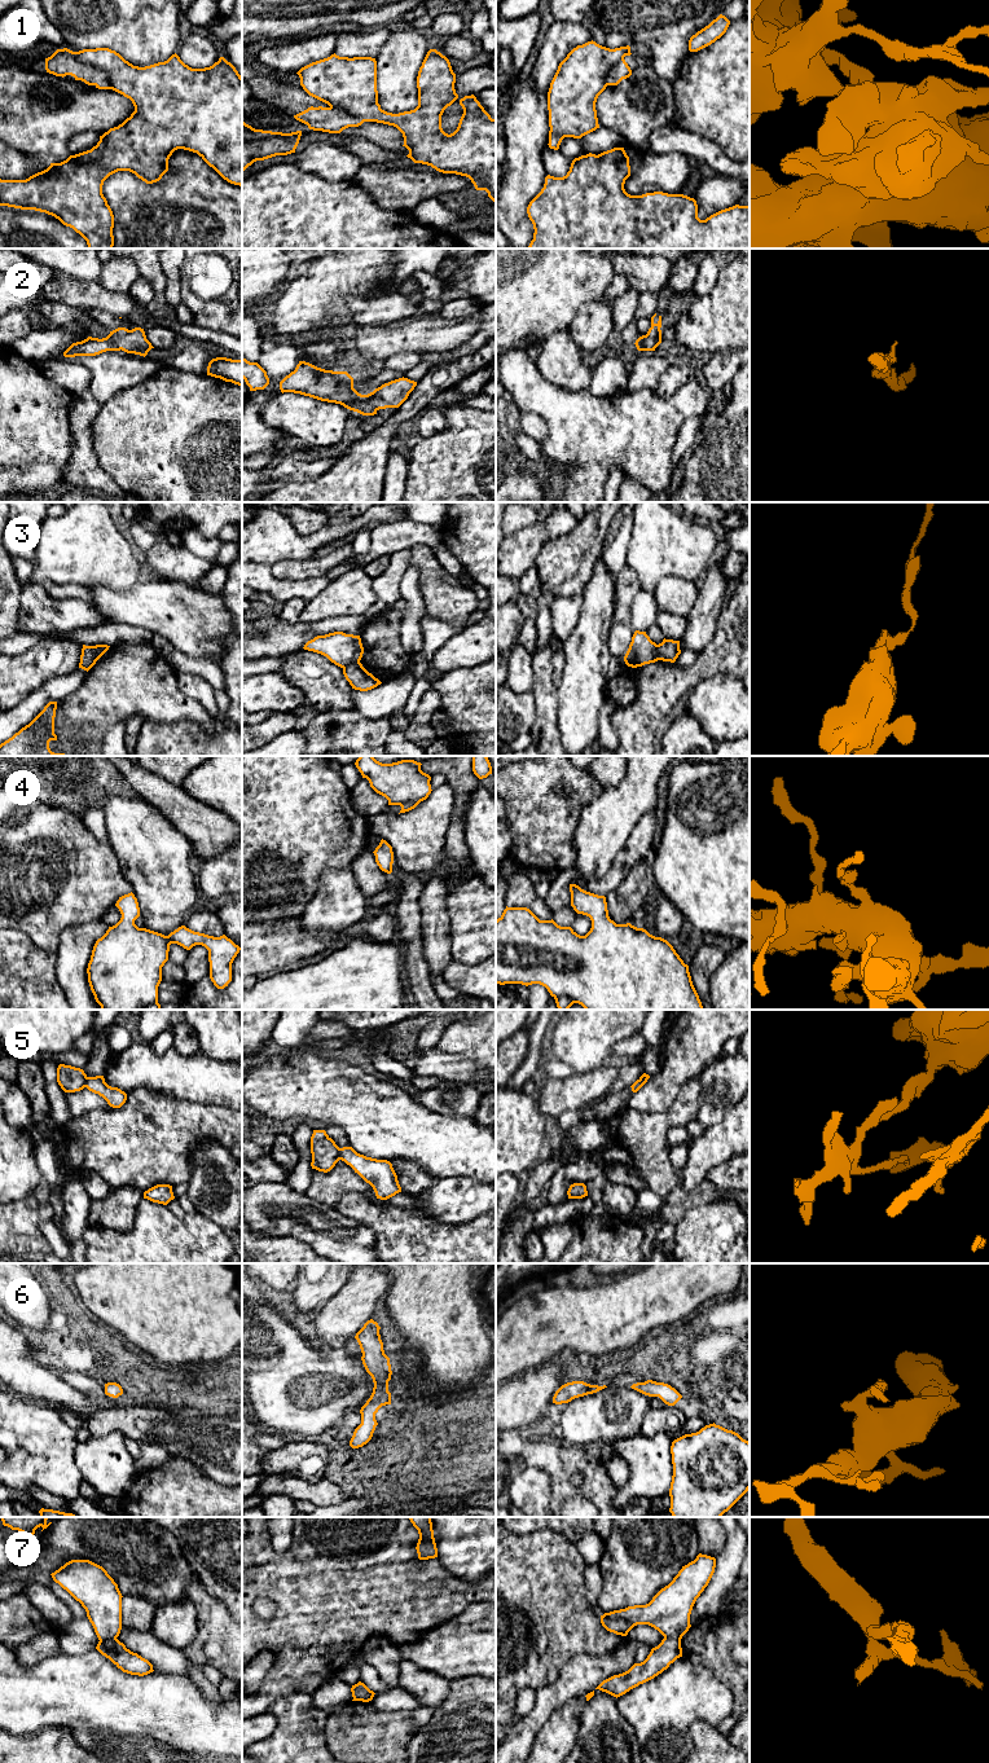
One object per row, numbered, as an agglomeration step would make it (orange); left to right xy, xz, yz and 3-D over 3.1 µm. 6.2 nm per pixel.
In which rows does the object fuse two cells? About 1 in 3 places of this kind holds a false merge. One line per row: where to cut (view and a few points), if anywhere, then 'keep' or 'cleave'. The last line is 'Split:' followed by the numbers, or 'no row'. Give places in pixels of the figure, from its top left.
1: cut in xy along (73, 52), (82, 61), (101, 69), (108, 77), (110, 88); cleave
2: no cut; keep
3: cut in xz along (359, 662), (350, 663), (343, 668); cleave
4: no cut; keep
5: cut in xz along (338, 1148), (341, 1159); cleave
6: no cut; keep
7: cut in xy along (115, 1638), (100, 1641); cleave
Split: 1, 3, 5, 7

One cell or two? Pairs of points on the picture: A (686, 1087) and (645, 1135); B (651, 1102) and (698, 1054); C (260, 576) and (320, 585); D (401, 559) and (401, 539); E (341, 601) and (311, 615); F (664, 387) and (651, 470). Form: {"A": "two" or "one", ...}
{"A": "one", "B": "one", "C": "one", "D": "two", "E": "one", "F": "two"}

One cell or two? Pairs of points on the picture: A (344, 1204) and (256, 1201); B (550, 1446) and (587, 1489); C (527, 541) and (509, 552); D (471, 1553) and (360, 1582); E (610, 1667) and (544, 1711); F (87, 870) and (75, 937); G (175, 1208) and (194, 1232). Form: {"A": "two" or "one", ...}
{"A": "two", "B": "one", "C": "one", "D": "two", "E": "one", "F": "two", "G": "two"}

